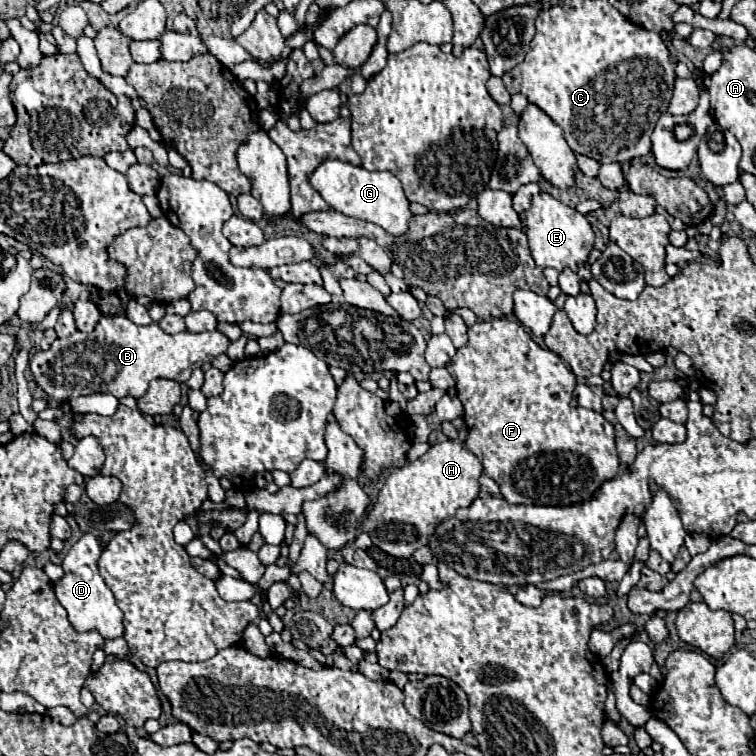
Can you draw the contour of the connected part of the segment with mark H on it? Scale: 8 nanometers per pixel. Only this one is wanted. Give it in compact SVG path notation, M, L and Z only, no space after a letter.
M451 439L435 443L417 461L391 471L377 503L371 507L367 521L363 523L363 531L367 531L373 545L385 553L393 547L395 557L411 557L419 547L429 545L429 537L433 535L437 523L451 519L459 507L469 507L473 499L479 497L481 475L481 461L467 447Z

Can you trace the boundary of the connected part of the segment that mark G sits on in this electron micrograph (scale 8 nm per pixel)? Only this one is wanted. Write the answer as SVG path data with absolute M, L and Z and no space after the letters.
M325 159L309 177L311 187L325 199L325 203L349 217L371 221L383 227L391 235L403 235L407 231L411 211L409 201L405 203L405 193L401 183L391 173L371 173L365 167L355 167L339 159Z

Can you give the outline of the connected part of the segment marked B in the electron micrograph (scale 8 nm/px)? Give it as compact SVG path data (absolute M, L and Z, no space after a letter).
M103 315L95 327L95 331L91 333L83 333L83 331L75 331L73 335L65 337L65 339L57 339L47 351L37 351L35 357L31 357L31 371L35 375L37 385L53 399L63 401L65 397L79 397L89 395L89 393L113 393L115 397L125 397L125 395L133 395L133 397L141 397L145 395L149 381L151 379L173 379L177 383L183 383L189 379L191 371L201 367L203 363L209 363L213 357L221 355L227 351L227 347L231 345L231 339L225 337L221 331L205 331L205 333L177 333L177 335L167 335L165 331L161 331L161 327L157 323L151 325L135 325L133 321L129 321L125 315Z

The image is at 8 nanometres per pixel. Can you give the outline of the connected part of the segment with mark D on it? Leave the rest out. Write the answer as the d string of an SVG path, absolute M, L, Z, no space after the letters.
M85 533L69 549L69 553L65 555L65 559L61 563L65 575L55 583L55 595L57 595L59 603L65 607L69 621L77 631L97 629L105 639L113 639L113 637L123 635L123 615L115 603L113 593L109 591L109 587L105 585L105 581L99 575L99 567L97 567L99 555L101 555L99 541L91 533Z

